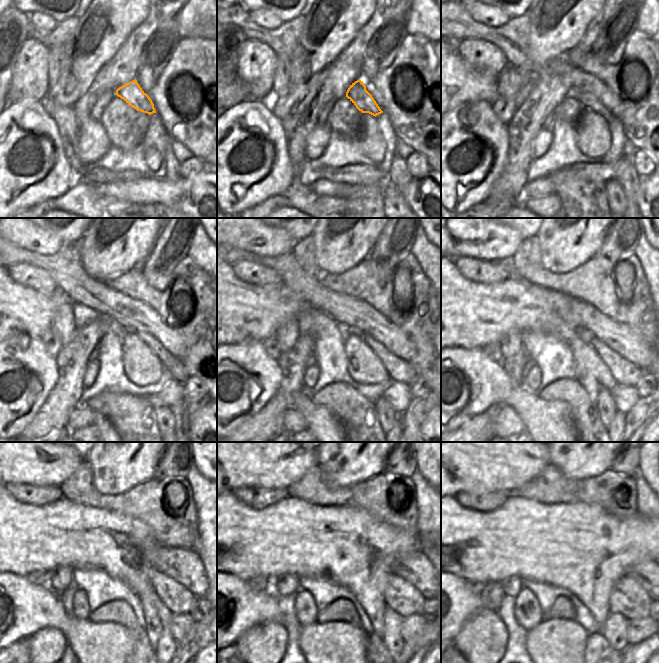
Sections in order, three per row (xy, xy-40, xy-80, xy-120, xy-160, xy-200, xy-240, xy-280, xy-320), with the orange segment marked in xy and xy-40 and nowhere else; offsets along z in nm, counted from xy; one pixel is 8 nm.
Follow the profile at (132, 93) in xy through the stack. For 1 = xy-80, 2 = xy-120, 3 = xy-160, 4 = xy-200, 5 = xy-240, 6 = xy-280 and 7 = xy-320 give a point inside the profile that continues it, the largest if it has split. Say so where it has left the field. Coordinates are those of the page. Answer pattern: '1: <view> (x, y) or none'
1: xy-80 (587, 101)
2: xy-120 (175, 367)
3: xy-160 (399, 370)
4: xy-200 (624, 372)
5: xy-240 (177, 599)
6: xy-280 (401, 596)
7: xy-320 (628, 598)

